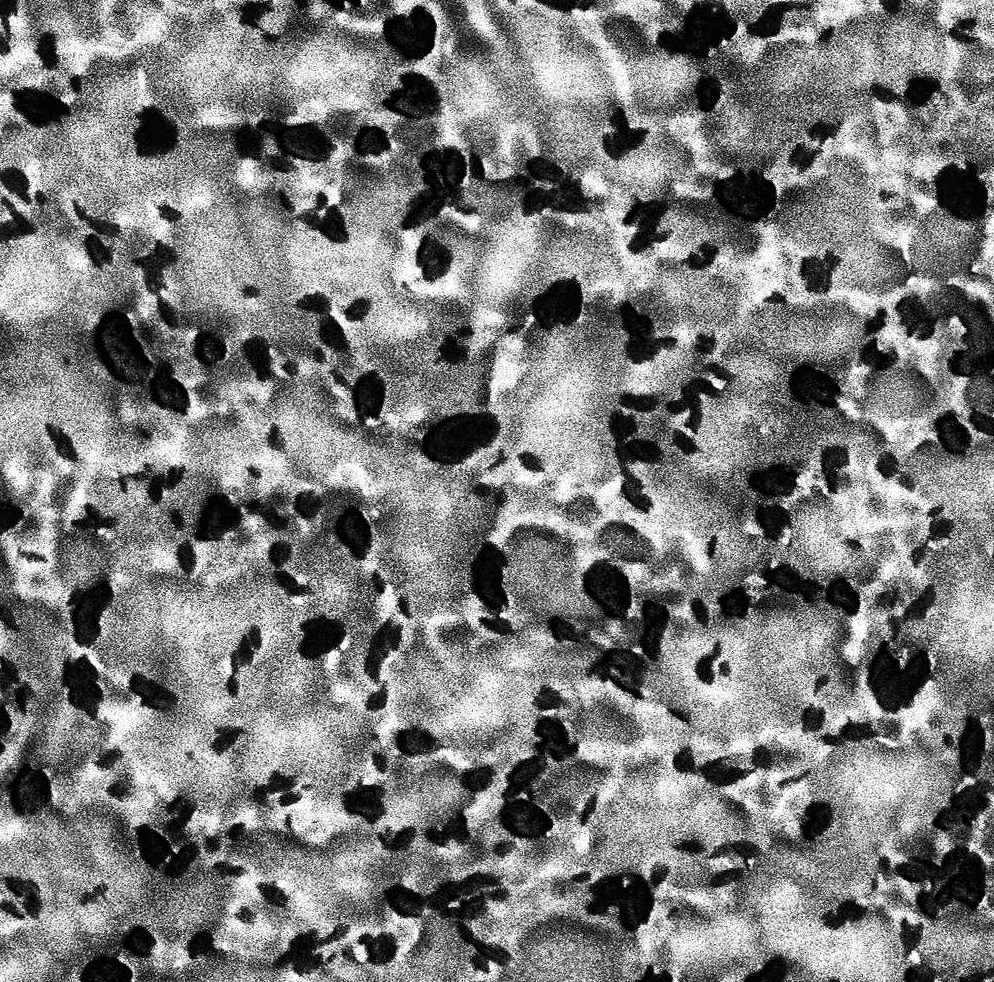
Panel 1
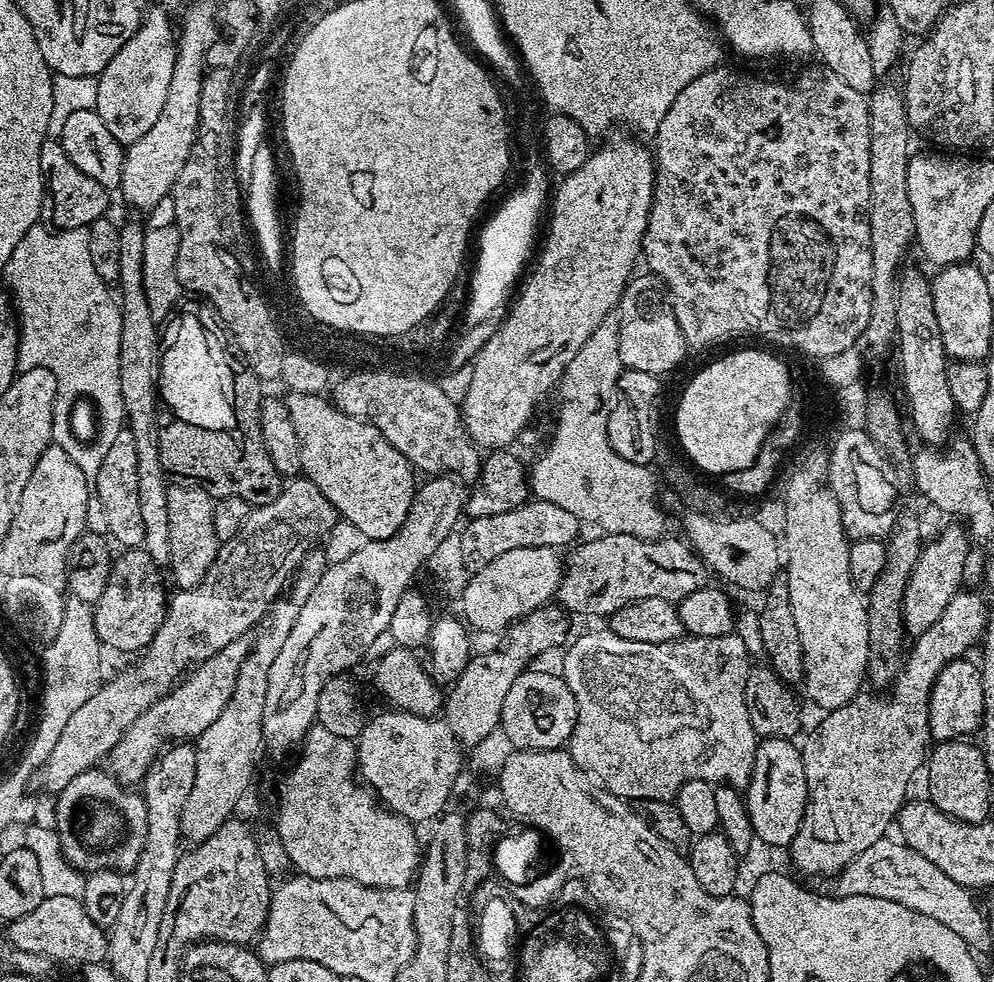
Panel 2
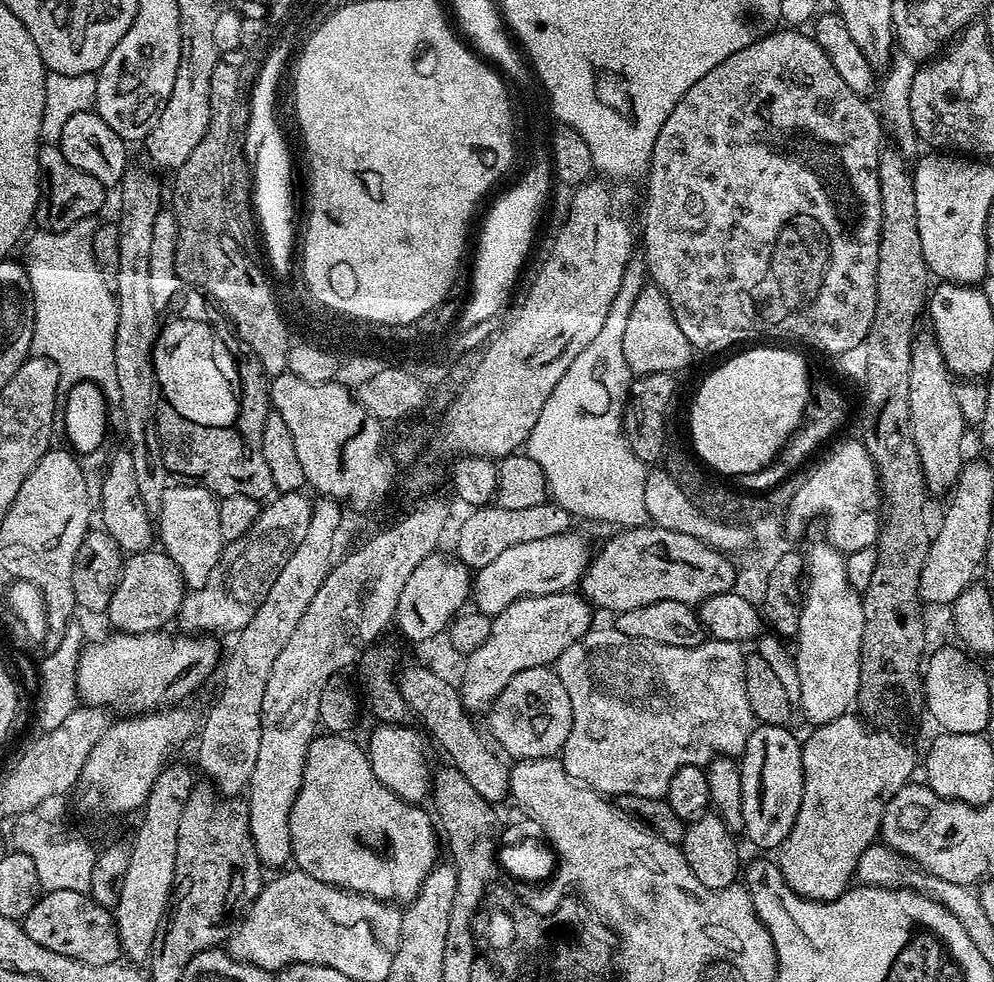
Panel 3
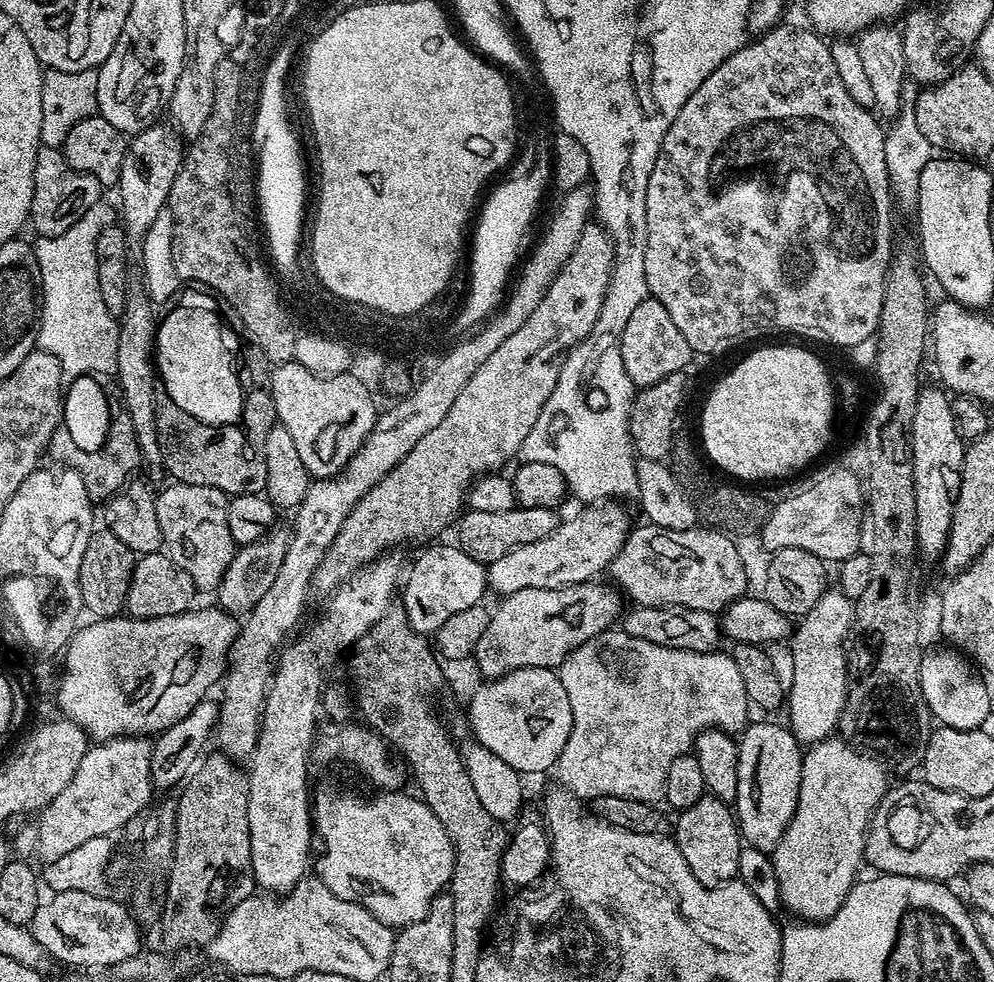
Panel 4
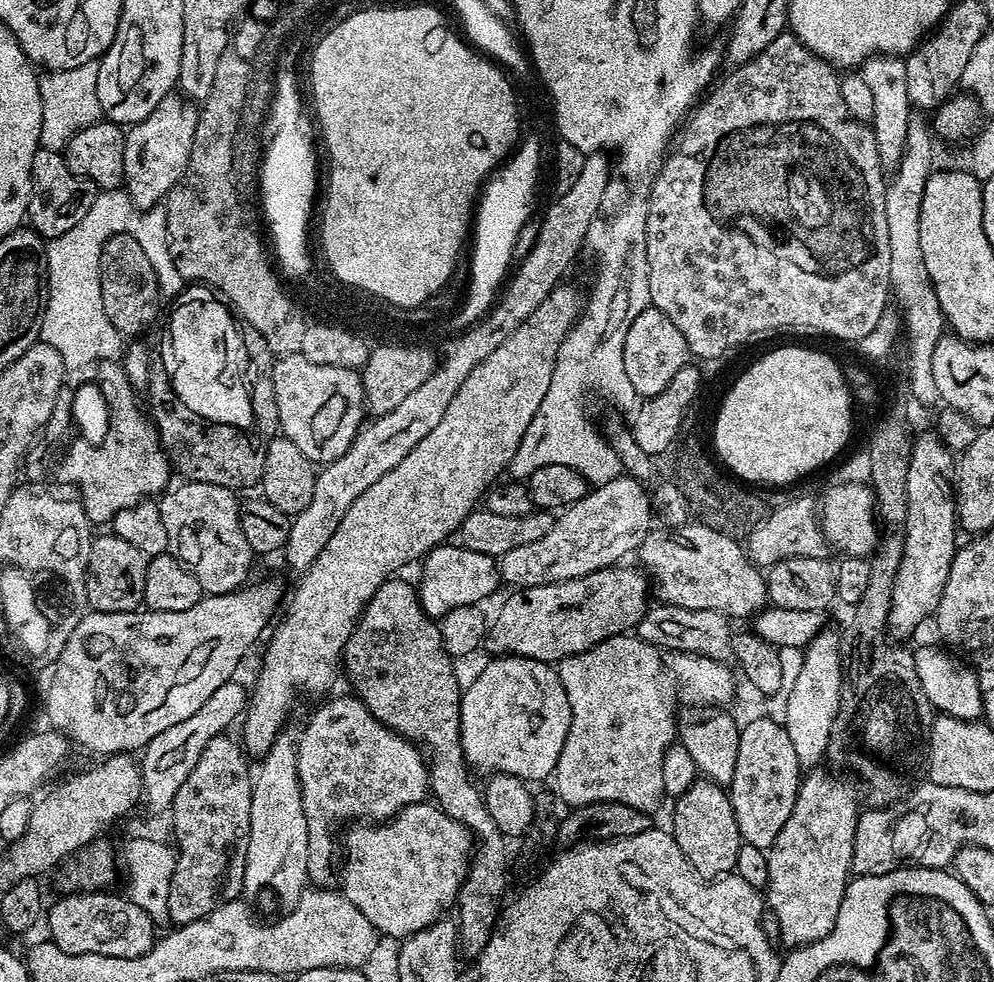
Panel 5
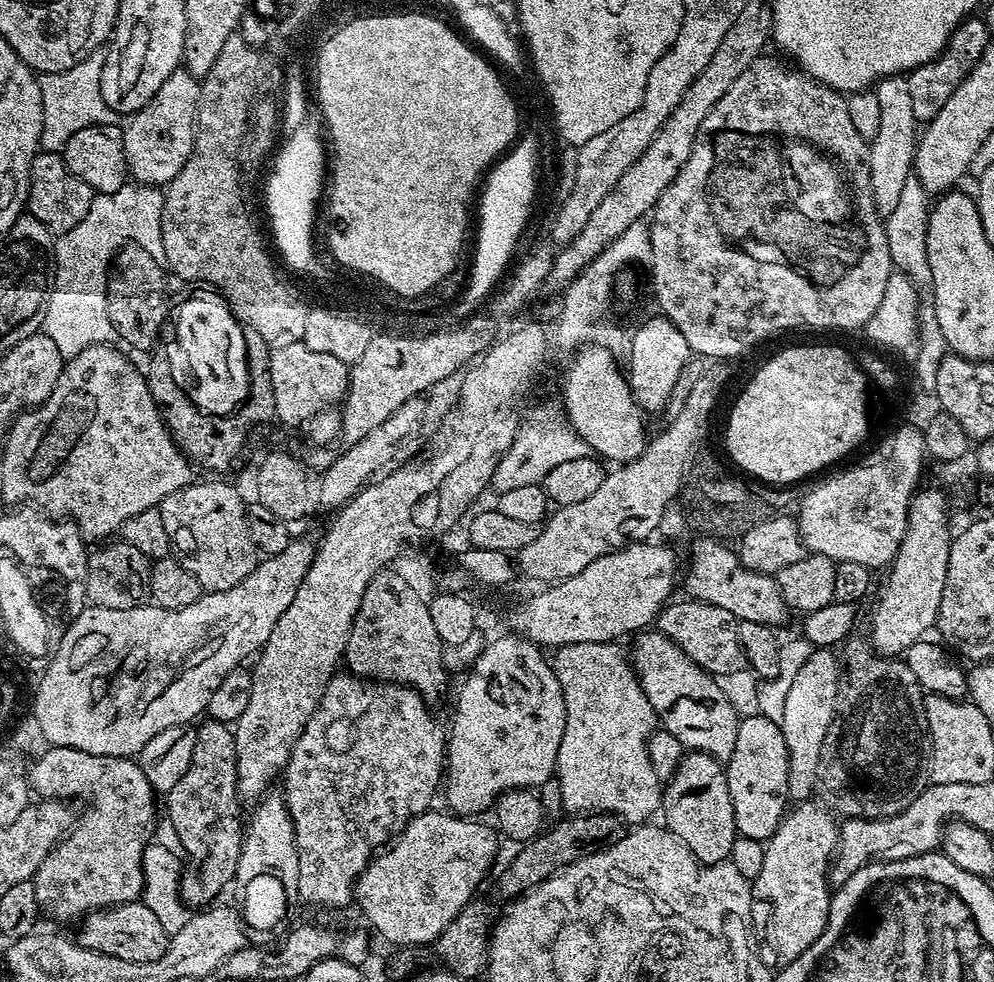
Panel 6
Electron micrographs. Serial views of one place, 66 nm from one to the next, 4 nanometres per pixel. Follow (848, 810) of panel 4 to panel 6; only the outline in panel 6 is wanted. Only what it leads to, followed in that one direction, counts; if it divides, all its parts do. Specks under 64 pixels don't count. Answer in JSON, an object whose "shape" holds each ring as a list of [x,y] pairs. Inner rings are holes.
{"shape":[[[809,798],[797,803],[795,807],[785,815],[778,830],[774,830],[772,837],[763,845],[764,857],[754,872],[755,899],[765,900],[772,907],[772,940],[780,951],[781,965],[794,962],[798,954],[810,950],[810,946],[814,946],[814,942],[818,942],[826,930],[833,893],[828,870],[832,866],[832,857],[836,854],[836,845],[840,843],[837,817],[823,803]]]}

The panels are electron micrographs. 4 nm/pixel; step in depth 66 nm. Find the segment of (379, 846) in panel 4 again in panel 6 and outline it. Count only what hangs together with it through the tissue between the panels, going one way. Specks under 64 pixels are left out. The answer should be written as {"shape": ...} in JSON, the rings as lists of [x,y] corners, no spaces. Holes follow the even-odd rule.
{"shape":[[[429,810],[418,814],[409,824],[401,830],[399,836],[383,849],[382,854],[373,856],[372,861],[366,866],[366,870],[356,880],[356,890],[354,893],[355,903],[360,903],[360,908],[364,911],[366,919],[372,923],[371,931],[381,936],[384,940],[389,940],[392,944],[428,944],[431,945],[442,934],[446,926],[450,926],[452,919],[458,915],[477,895],[476,887],[484,880],[484,875],[492,868],[492,863],[496,860],[496,840],[498,841],[498,832],[491,823],[479,824],[479,819],[465,818],[455,814],[449,814],[447,811],[436,812]]]}

